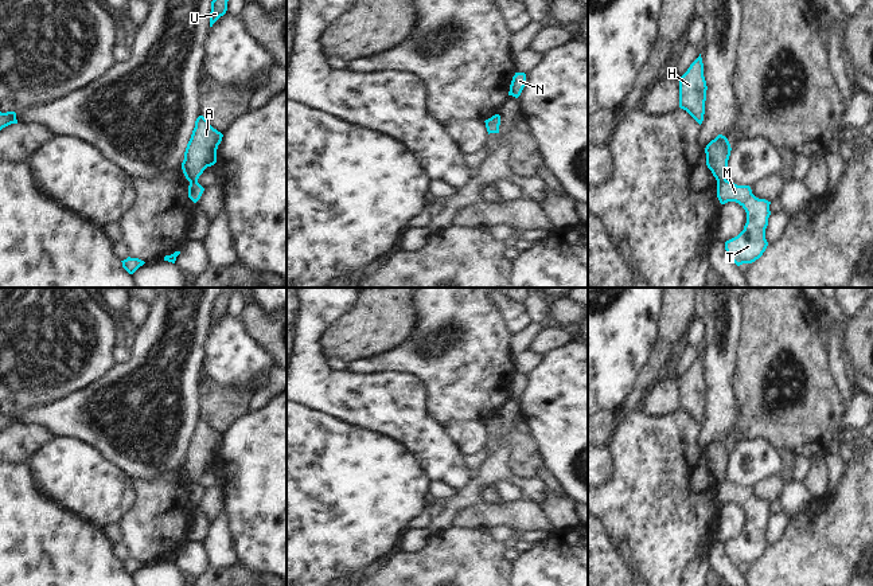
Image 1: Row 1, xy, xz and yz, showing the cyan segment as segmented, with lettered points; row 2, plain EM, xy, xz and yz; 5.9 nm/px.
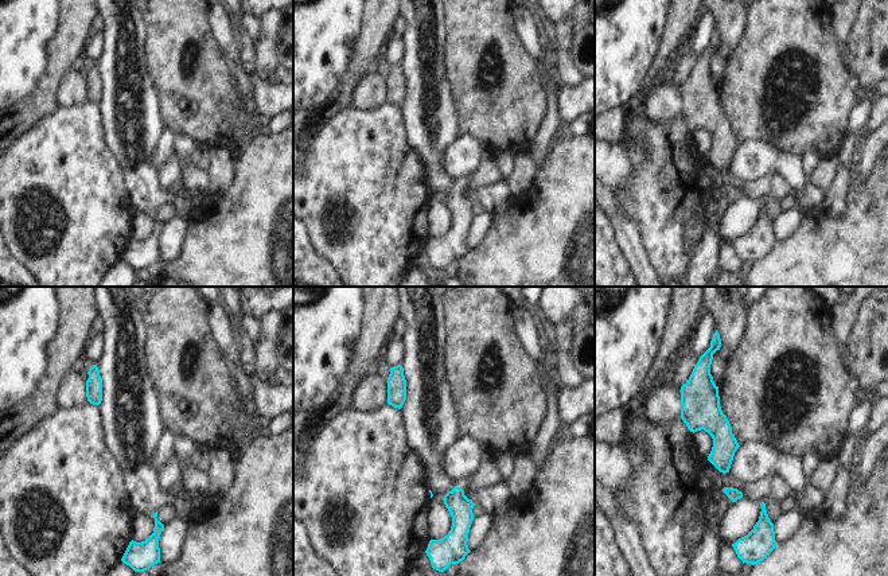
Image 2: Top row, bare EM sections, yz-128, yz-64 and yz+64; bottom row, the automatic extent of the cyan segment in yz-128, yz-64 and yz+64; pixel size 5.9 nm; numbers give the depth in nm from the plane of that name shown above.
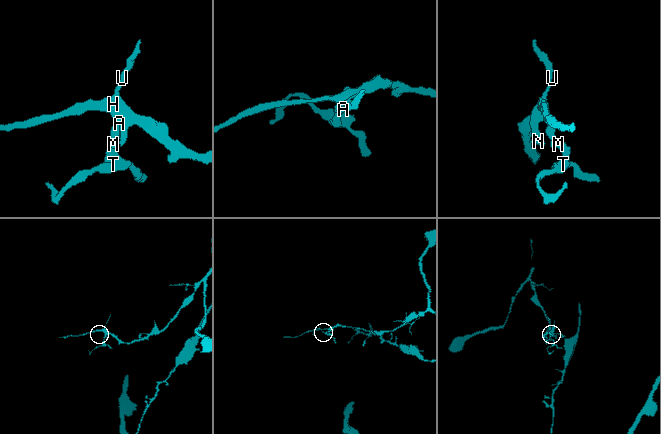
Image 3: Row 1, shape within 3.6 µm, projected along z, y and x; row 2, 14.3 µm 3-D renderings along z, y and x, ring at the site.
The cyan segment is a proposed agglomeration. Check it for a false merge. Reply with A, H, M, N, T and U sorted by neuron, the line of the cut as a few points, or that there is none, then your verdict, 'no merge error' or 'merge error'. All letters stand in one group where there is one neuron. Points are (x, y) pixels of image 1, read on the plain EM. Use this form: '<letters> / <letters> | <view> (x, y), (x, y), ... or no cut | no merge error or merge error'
A H N U / M T | yz (725, 480), (717, 484) | merge error

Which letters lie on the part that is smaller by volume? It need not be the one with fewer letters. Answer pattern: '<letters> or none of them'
M, T

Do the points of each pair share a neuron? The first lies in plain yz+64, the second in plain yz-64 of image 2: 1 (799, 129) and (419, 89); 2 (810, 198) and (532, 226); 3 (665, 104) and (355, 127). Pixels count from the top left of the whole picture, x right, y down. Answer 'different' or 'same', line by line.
1: different
2: different
3: different

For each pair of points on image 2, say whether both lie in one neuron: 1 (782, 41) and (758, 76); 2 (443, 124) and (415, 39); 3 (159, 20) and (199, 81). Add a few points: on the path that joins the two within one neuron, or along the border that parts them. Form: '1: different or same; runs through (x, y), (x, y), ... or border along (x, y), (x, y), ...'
1: same; runs through (781, 49), (766, 67)
2: same; runs through (427, 135), (419, 119), (419, 70)
3: same; runs through (178, 39), (178, 63), (182, 77)

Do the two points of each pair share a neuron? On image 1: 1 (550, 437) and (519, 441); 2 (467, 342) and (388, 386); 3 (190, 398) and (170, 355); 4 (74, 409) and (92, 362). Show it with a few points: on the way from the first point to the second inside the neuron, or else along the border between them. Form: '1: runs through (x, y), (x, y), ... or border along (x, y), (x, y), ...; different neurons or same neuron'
1: border along (527, 434), (536, 442), (545, 467); different neurons
2: border along (378, 374), (414, 375), (425, 389), (427, 401); different neurons
3: runs through (179, 387), (170, 378), (170, 366); same neuron
4: border along (106, 371), (82, 389), (51, 402); different neurons

